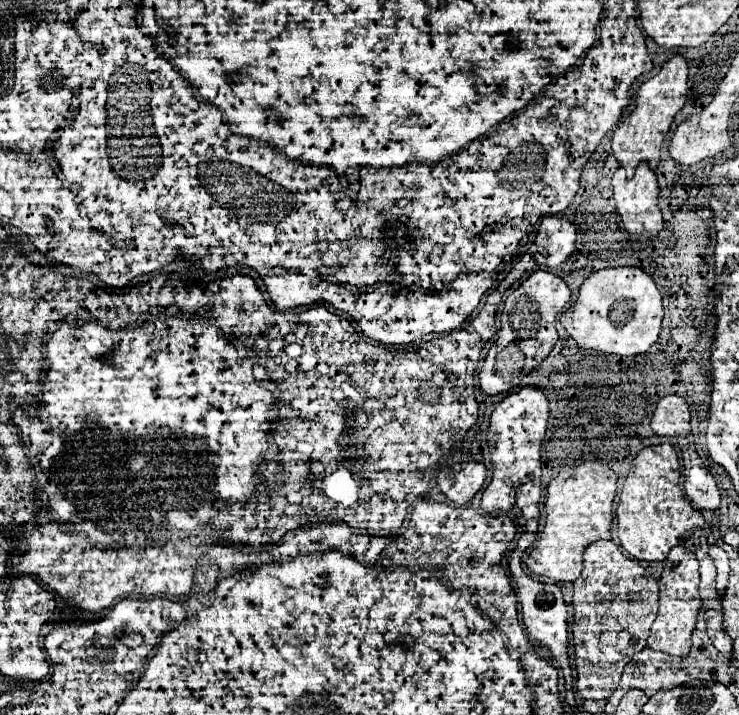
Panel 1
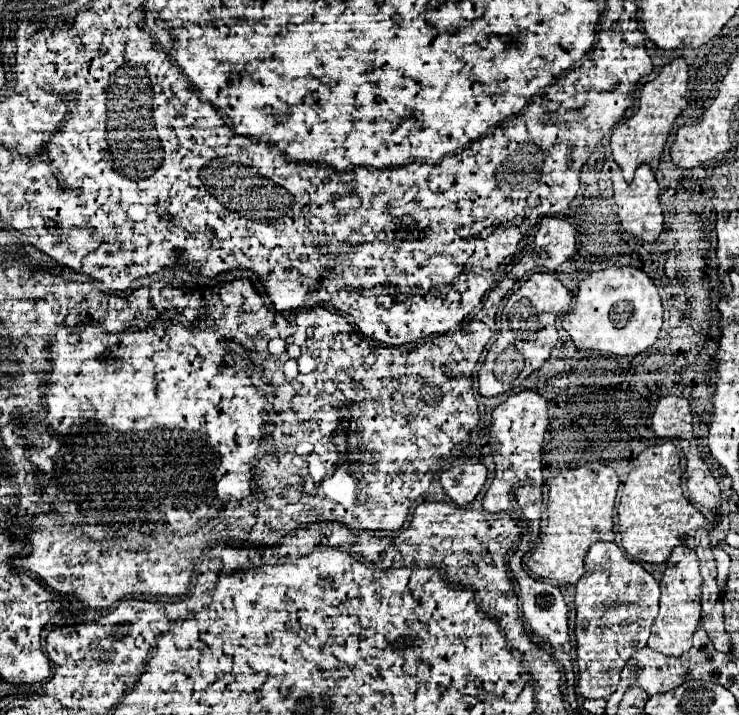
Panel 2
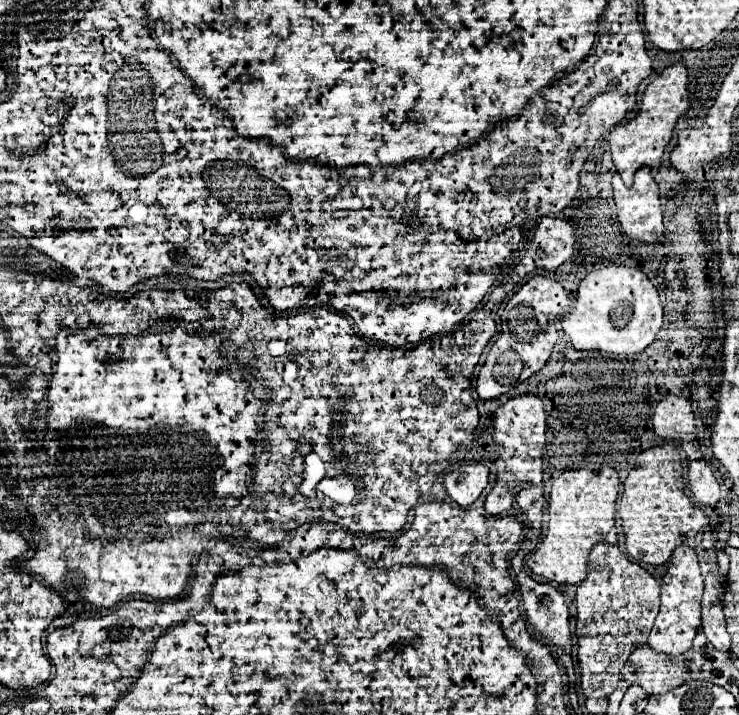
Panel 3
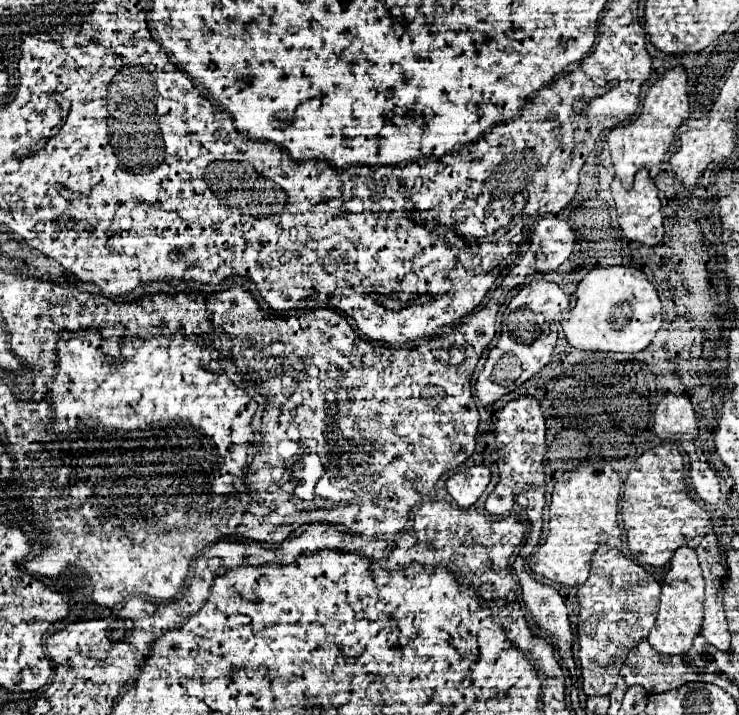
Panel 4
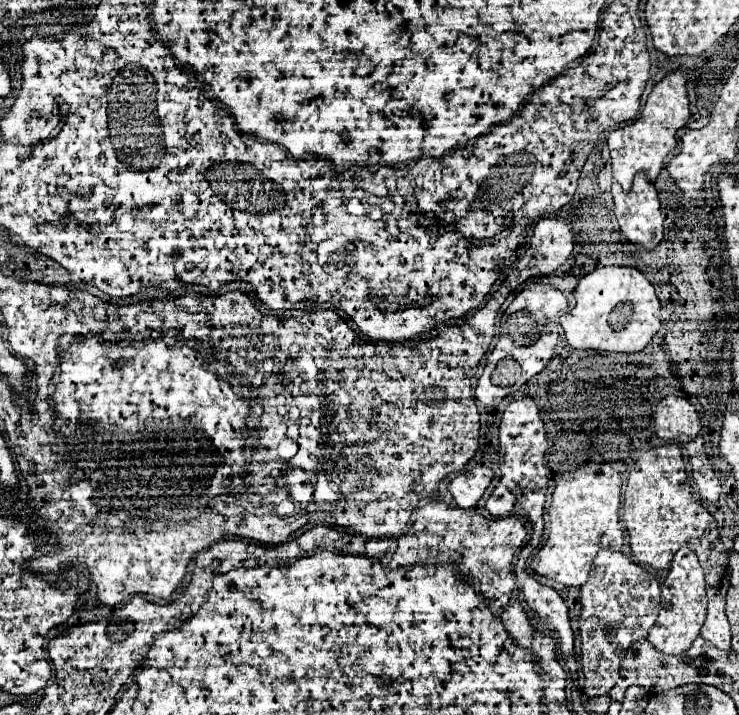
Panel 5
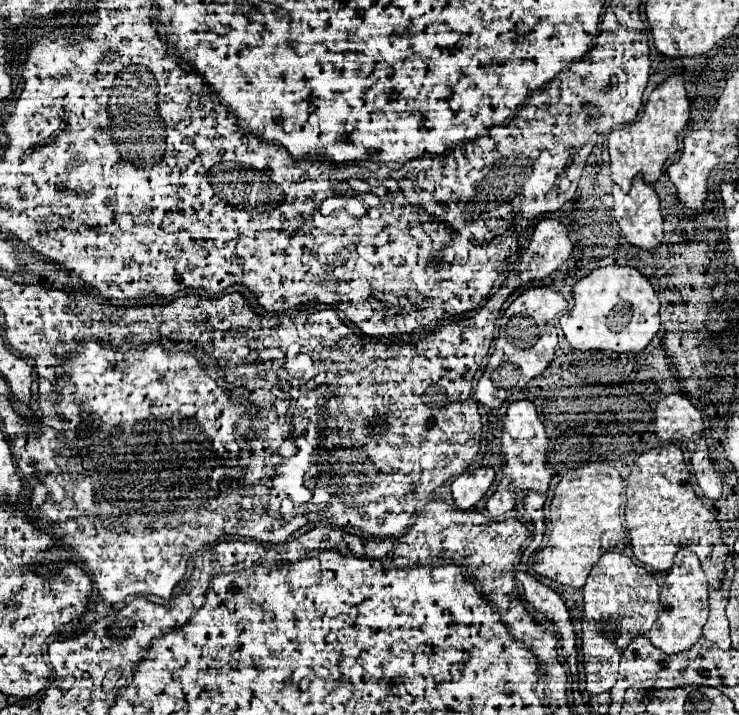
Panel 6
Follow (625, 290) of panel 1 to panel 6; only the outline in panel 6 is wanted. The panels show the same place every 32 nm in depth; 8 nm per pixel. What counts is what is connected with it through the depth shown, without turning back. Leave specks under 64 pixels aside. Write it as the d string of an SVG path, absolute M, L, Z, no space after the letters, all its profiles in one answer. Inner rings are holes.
M604 266L592 270L572 288L574 308L560 318L560 328L574 350L642 352L660 326L658 296L636 268Z

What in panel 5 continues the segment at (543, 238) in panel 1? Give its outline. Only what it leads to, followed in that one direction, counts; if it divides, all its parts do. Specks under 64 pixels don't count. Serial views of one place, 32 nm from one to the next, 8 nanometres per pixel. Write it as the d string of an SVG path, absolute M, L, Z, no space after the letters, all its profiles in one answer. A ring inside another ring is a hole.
M542 218L534 227L530 246L508 276L519 276L516 284L522 284L534 276L551 275L570 258L572 246L572 232L562 220Z

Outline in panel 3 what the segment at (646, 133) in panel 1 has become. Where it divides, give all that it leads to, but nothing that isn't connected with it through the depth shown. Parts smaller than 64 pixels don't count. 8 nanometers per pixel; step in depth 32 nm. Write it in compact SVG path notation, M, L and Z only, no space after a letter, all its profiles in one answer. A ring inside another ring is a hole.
M676 62L676 64L668 66L646 88L638 116L634 120L628 120L628 122L612 128L612 132L608 136L608 144L610 144L610 152L612 152L612 160L614 160L616 172L622 176L626 186L632 186L632 180L634 180L634 174L636 174L638 168L648 166L652 170L652 174L660 168L664 150L666 150L668 142L672 140L674 126L688 110L686 84L688 84L686 66L682 62Z

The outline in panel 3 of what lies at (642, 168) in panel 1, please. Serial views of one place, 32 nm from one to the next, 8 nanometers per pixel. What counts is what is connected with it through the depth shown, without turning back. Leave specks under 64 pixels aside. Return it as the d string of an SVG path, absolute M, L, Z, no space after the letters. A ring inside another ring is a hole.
M640 168L634 176L632 188L626 188L620 178L612 182L614 186L614 202L616 202L616 214L622 226L622 232L634 240L640 240L644 244L654 244L660 240L664 234L662 226L662 208L660 208L660 198L658 198L658 186L650 174L650 168Z

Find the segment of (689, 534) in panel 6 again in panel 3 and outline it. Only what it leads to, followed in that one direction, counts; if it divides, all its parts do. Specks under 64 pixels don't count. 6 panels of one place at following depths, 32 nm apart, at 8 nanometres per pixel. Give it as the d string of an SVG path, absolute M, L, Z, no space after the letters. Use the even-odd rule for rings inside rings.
M672 442L644 450L638 462L624 480L624 492L620 498L620 520L626 540L626 550L634 562L642 564L666 564L674 548L692 540L692 536L708 536L710 518L698 508L684 492L686 484L682 478L682 460L678 448Z

